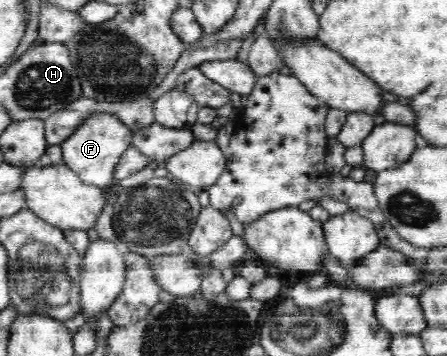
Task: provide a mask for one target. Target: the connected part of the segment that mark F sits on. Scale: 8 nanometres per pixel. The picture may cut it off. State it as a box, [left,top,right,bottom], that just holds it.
[61,113,133,188]

